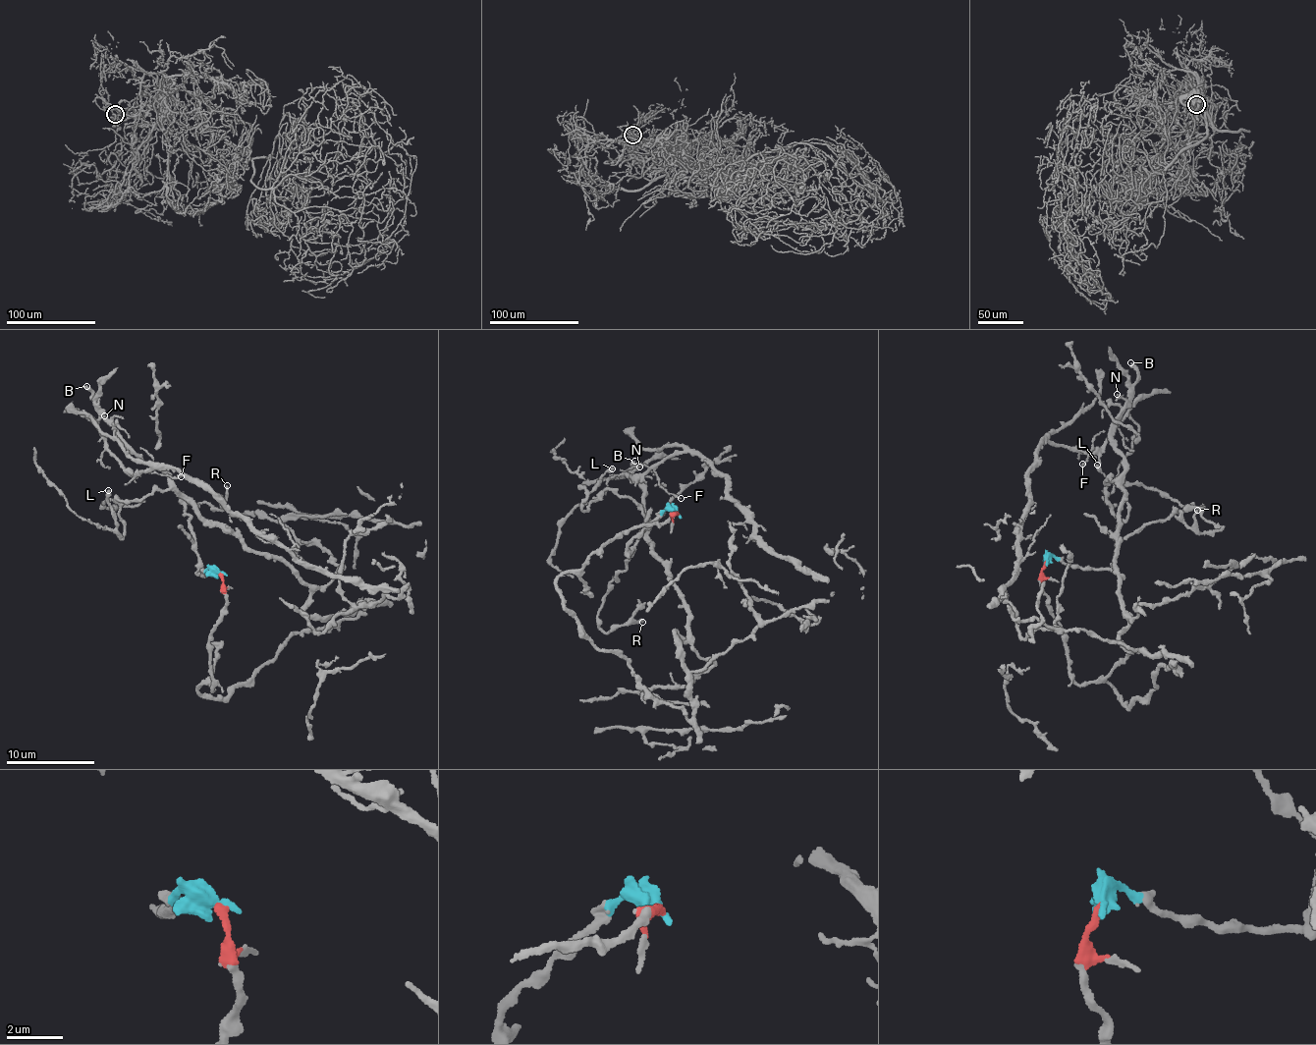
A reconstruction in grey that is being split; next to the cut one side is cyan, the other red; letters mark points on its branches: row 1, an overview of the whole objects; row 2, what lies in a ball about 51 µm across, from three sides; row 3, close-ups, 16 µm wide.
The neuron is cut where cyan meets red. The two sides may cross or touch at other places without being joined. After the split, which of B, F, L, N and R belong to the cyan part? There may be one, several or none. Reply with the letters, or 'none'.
R

